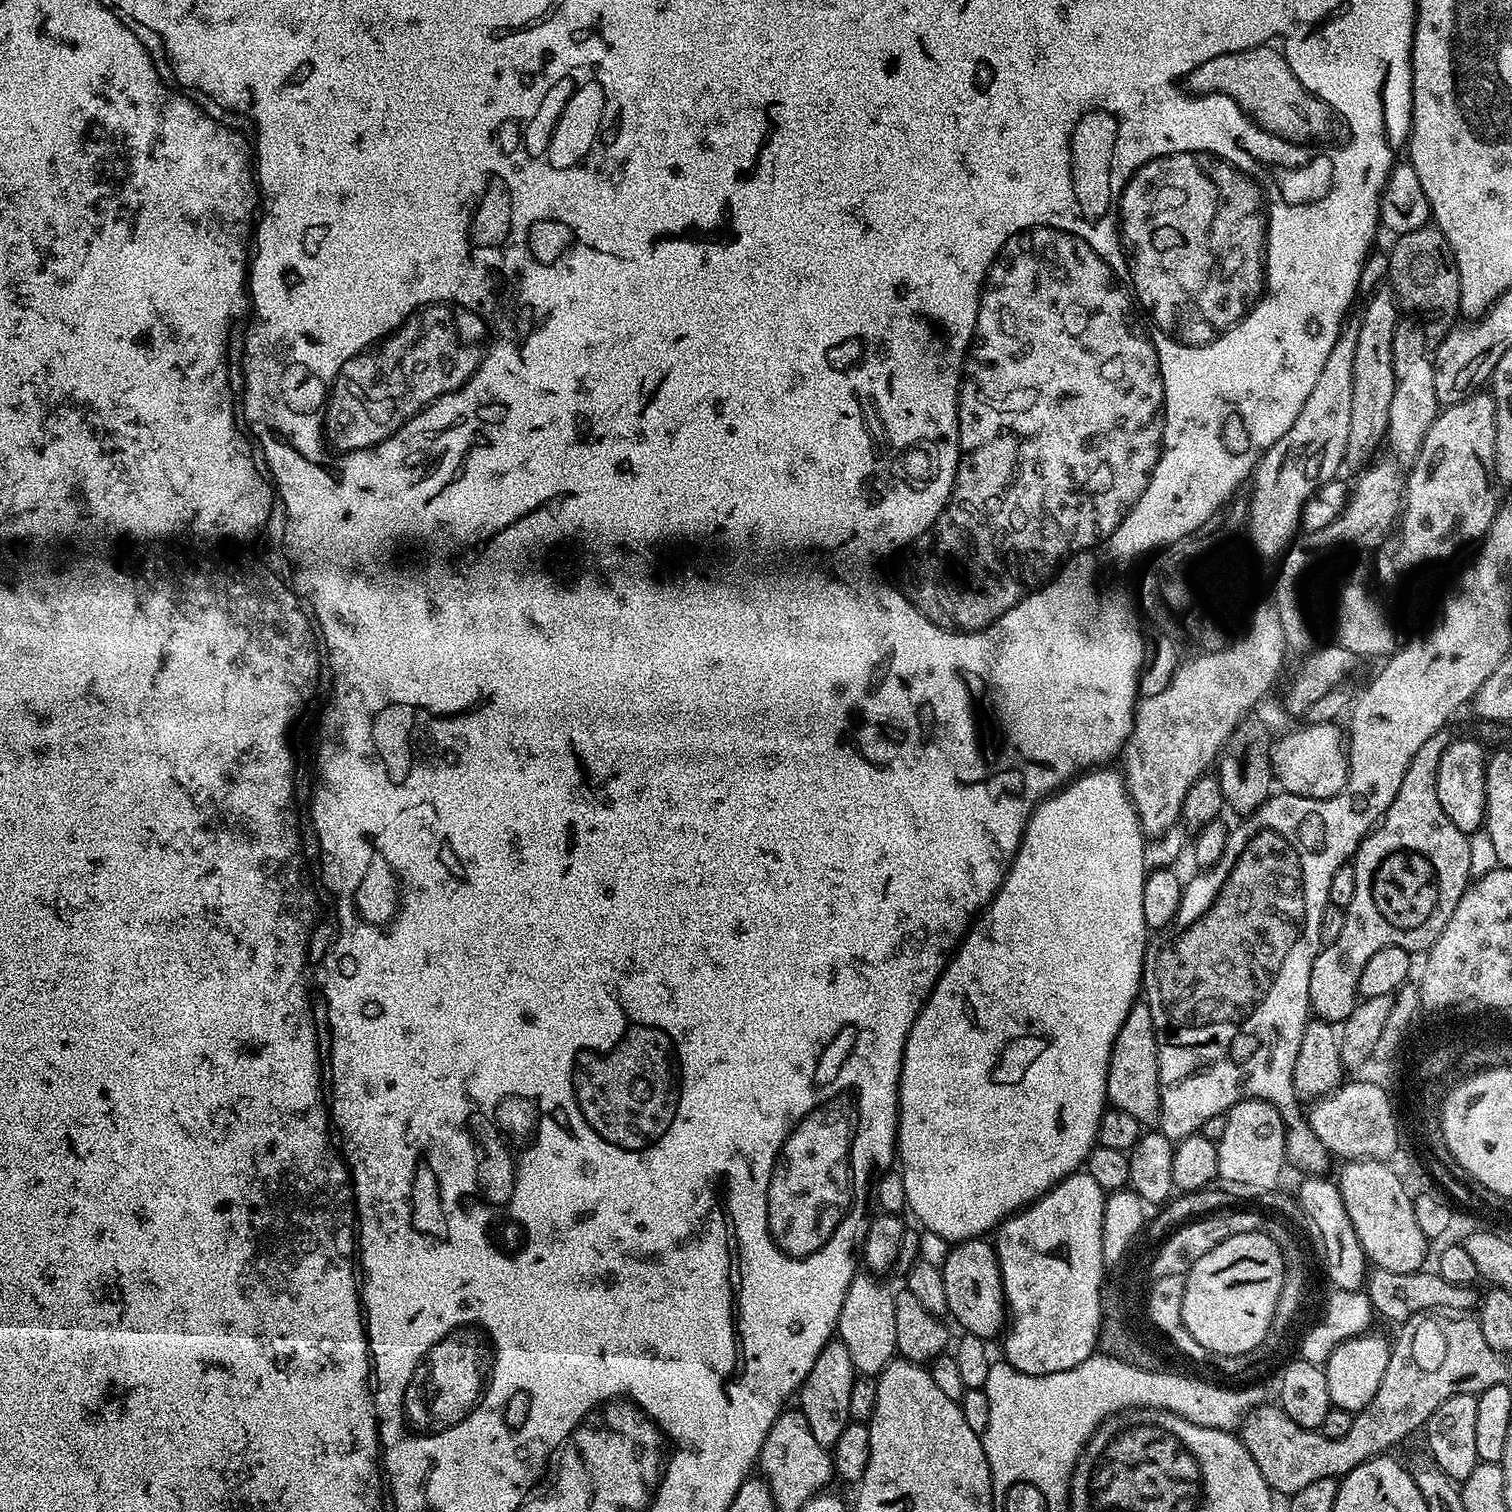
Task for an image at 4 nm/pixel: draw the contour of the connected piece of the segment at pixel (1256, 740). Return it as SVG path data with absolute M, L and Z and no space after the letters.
M1245 718L1230 734L1224 743L1224 750L1218 757L1218 779L1222 786L1225 805L1229 809L1247 814L1256 811L1274 792L1274 777L1272 774L1272 749L1274 736L1268 733L1268 728L1260 720Z

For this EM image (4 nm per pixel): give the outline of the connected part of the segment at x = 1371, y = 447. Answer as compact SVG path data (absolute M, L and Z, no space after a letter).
M1391 287L1380 288L1368 300L1364 317L1358 320L1358 350L1354 350L1354 402L1350 406L1350 438L1346 442L1346 454L1340 463L1340 472L1359 474L1373 463L1380 443L1388 435L1390 404L1394 402L1396 379L1392 361L1392 343L1398 319L1396 295Z

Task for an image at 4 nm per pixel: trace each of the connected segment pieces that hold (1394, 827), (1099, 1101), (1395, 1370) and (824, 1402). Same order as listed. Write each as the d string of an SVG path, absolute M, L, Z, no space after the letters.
M1441 730L1435 732L1430 738L1426 738L1426 742L1422 742L1422 746L1418 746L1418 754L1414 754L1414 758L1410 762L1410 766L1406 770L1406 778L1402 778L1402 786L1398 786L1398 794L1394 798L1394 802L1390 802L1390 806L1384 811L1375 828L1361 840L1356 855L1354 857L1354 867L1356 869L1356 881L1354 882L1354 898L1350 898L1350 906L1344 914L1344 929L1342 934L1338 934L1338 938L1333 944L1325 944L1321 947L1320 953L1314 958L1314 966L1310 970L1310 994L1308 995L1308 1003L1311 1011L1315 1013L1319 1019L1329 1022L1342 1022L1344 1019L1356 1009L1358 1003L1359 976L1362 974L1363 967L1366 962L1370 962L1370 958L1376 951L1382 950L1384 947L1392 945L1423 946L1424 942L1430 942L1430 938L1436 935L1440 930L1440 925L1450 922L1450 914L1454 914L1454 906L1458 906L1458 902L1462 898L1462 894L1470 886L1470 879L1473 875L1470 866L1470 839L1462 830L1458 830L1458 826L1454 826L1454 822L1450 822L1450 818L1446 818L1446 810L1442 810L1442 802L1438 802L1438 786L1436 785L1436 775L1438 774L1438 766L1442 754L1446 750L1446 746L1450 743L1450 736L1447 731Z
M1101 766L1095 770L1085 771L1076 777L1075 780L1064 785L1059 792L1043 799L1032 811L1032 816L1028 819L1028 825L1024 828L1024 837L1020 839L1020 848L1016 851L1016 857L1008 865L1008 873L1004 875L1004 881L1000 883L1000 888L996 895L992 897L989 907L983 909L972 922L972 927L964 933L964 939L960 941L954 955L945 963L944 970L940 974L932 988L931 994L920 1008L920 1013L916 1016L914 1026L908 1035L908 1041L904 1047L904 1065L900 1068L900 1102L898 1105L898 1164L902 1169L904 1178L904 1189L908 1199L908 1208L918 1219L921 1220L923 1227L929 1232L938 1234L942 1239L949 1242L959 1242L983 1237L991 1233L993 1229L1004 1223L1009 1216L1025 1209L1034 1200L1040 1199L1045 1192L1049 1192L1059 1180L1064 1180L1070 1173L1077 1171L1087 1161L1088 1155L1092 1153L1098 1141L1096 1135L1100 1129L1100 1119L1103 1118L1108 1098L1108 1063L1112 1057L1112 1043L1118 1038L1118 1030L1122 1030L1122 1022L1126 1022L1126 1014L1137 1003L1138 997L1142 992L1142 981L1144 979L1144 951L1148 948L1150 930L1144 921L1142 914L1142 890L1144 889L1144 877L1146 875L1146 848L1144 843L1146 837L1140 828L1140 816L1136 813L1136 808L1132 804L1132 799L1128 797L1128 786L1123 775L1111 772L1111 767Z
M1433 1310L1415 1312L1403 1321L1396 1341L1391 1341L1378 1394L1355 1413L1354 1426L1346 1438L1326 1438L1319 1430L1298 1426L1276 1406L1249 1411L1238 1435L1273 1493L1291 1494L1318 1482L1318 1478L1342 1478L1362 1462L1392 1450L1388 1448L1406 1439L1415 1428L1423 1429L1446 1398L1463 1392L1479 1394L1495 1384L1508 1384L1507 1359L1486 1342L1479 1319L1468 1316Z
M833 1338L818 1354L814 1366L810 1366L810 1374L806 1374L798 1393L798 1409L806 1416L807 1425L818 1443L832 1450L842 1432L850 1423L850 1390L857 1378L854 1362L850 1362L850 1350L839 1340Z

